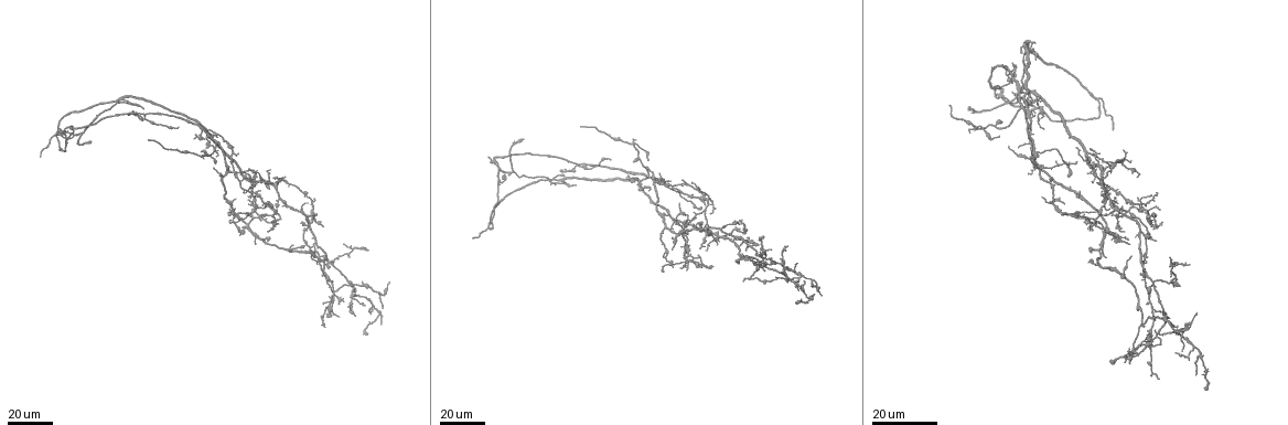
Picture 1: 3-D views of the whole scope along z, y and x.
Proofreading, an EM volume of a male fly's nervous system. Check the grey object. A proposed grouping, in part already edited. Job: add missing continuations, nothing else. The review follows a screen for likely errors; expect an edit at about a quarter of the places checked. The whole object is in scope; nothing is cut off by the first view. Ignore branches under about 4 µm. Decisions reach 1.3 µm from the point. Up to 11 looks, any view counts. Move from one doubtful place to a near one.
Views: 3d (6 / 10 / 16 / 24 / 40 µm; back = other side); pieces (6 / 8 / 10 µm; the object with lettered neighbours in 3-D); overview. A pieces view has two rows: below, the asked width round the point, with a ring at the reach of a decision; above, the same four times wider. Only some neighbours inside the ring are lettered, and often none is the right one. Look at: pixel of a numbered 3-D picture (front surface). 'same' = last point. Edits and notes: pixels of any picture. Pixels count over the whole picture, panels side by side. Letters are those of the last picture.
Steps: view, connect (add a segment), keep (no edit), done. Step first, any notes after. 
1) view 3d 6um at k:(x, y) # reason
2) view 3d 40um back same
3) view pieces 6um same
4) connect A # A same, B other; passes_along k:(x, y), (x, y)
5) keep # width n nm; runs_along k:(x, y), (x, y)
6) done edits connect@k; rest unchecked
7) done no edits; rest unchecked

view 3d 40um at 1:(148, 138) # free end

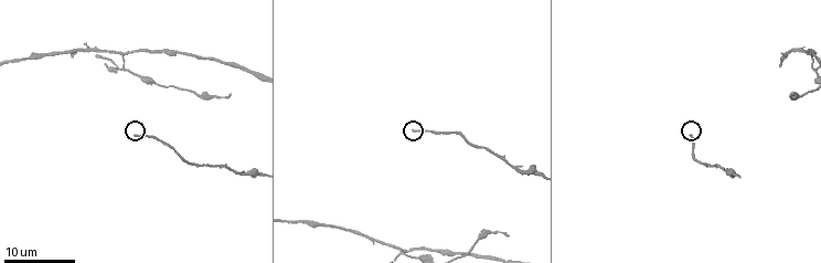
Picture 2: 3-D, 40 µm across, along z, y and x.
view pieces 10um at 2:(135, 134) # see the neighbours

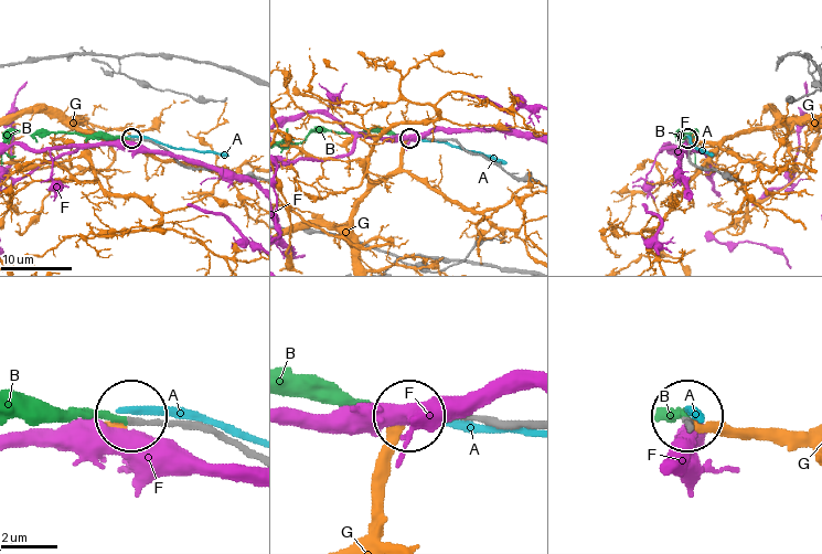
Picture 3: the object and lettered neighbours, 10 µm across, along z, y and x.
connect B # A other, B same, F other, G other; passes_along 3:(149, 141), (105, 135), (25, 134); it goes on there

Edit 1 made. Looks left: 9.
view overview # redraw

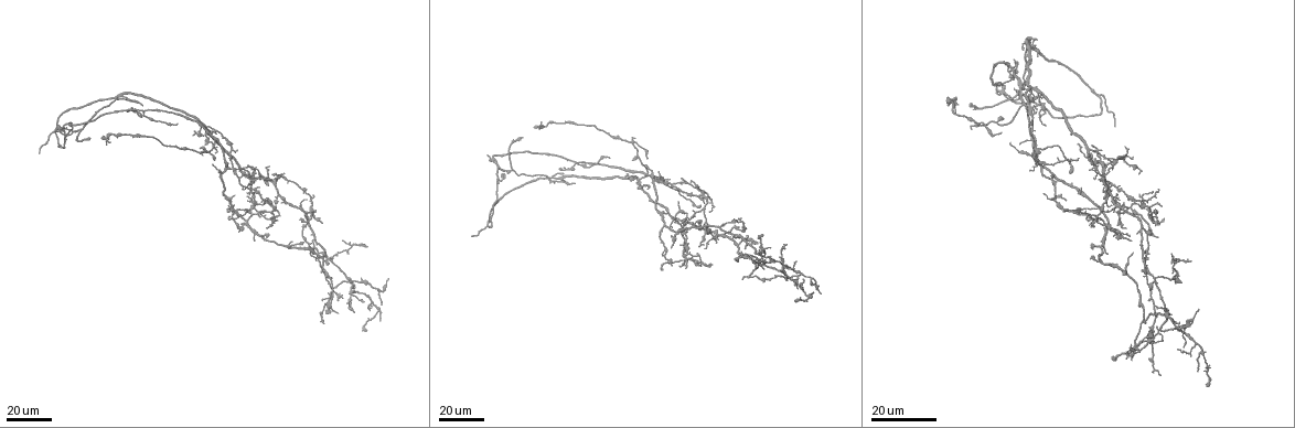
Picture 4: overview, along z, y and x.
view 3d 24um at 4:(968, 106) # end of a long branch

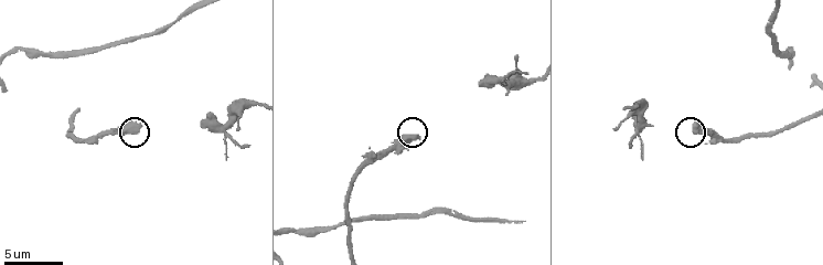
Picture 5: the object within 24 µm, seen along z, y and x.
view pieces 6um at 5:(137, 126) # see the neighbours

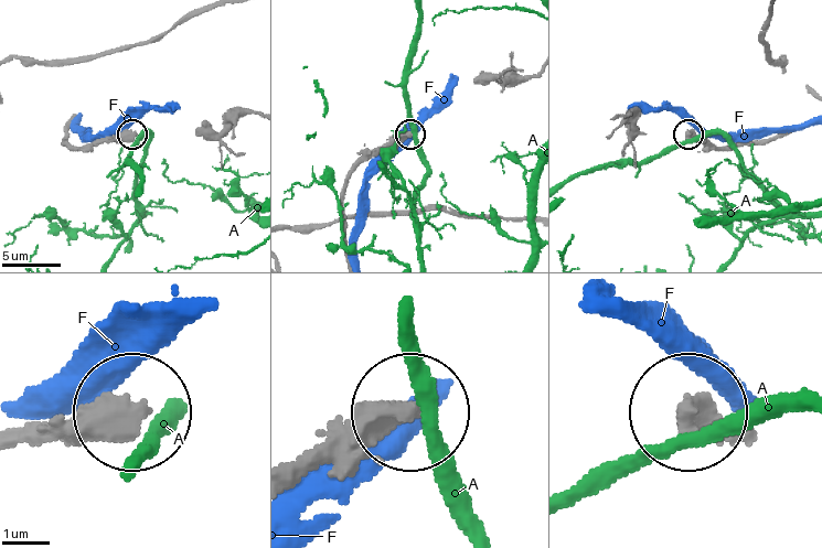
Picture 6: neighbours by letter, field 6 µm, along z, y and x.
keep # A other, F other; runs_along 6:(807, 122), (768, 139), (721, 148), (689, 132); no lettered segment goes on from it

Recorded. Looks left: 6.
view 3d 24um at 4:(671, 263)

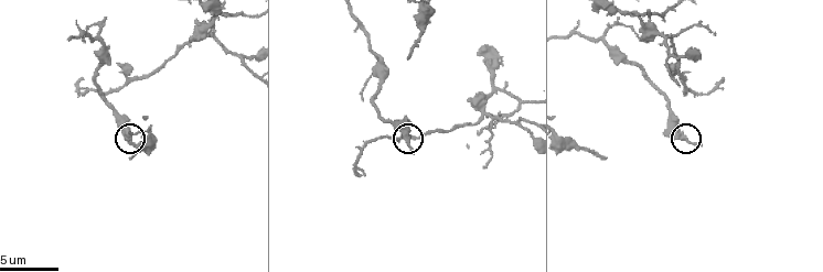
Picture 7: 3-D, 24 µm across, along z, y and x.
view pieces 10um at 7:(698, 142)

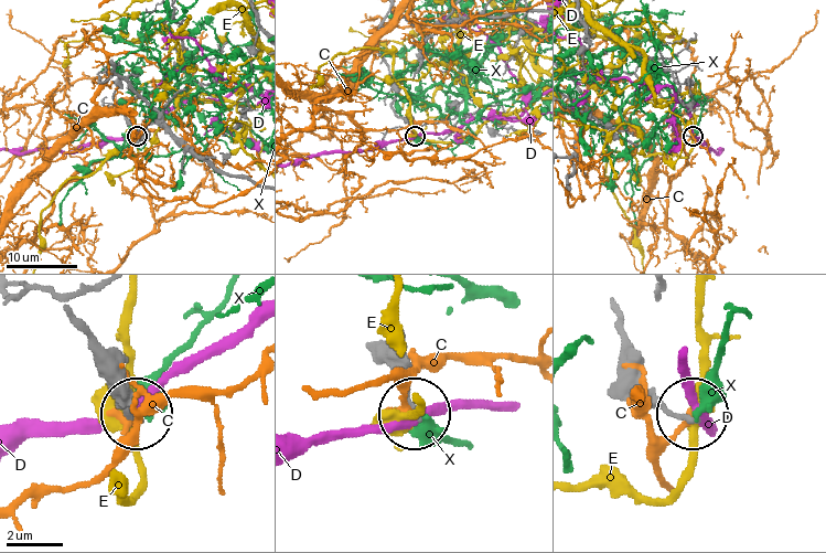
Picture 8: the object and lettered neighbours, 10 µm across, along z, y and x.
keep # C other, D other, E other, X other; no lettered segment goes on from it

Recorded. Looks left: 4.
view 3d 40um at 4:(1170, 261) # an open end

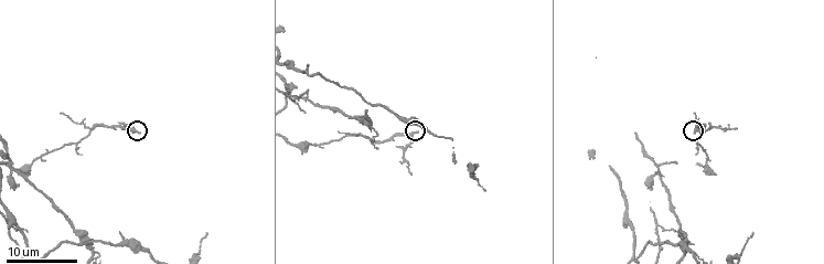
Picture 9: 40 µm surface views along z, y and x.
view pieces 8um at 9:(137, 132)

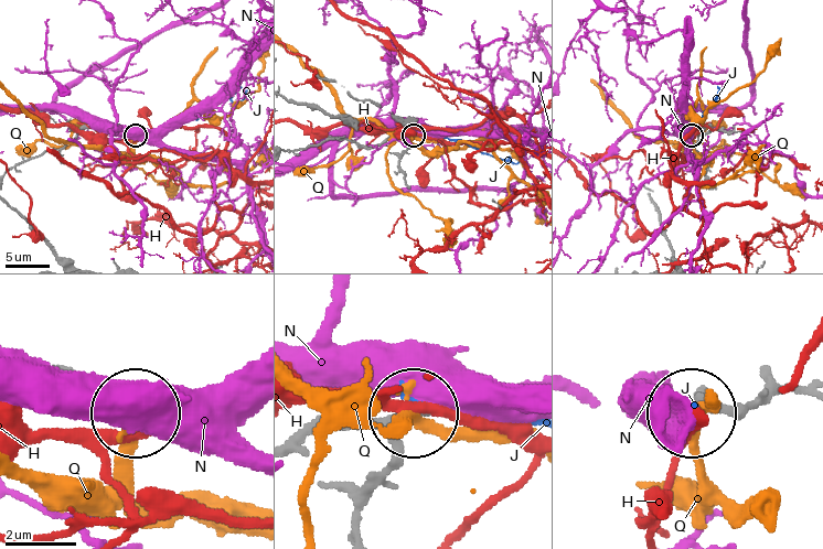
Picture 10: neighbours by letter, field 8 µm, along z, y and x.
connect J # H other, J same, N other, Q other; it goes on there

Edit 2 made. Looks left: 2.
done edits connect@3, connect@10; rest unchecked

